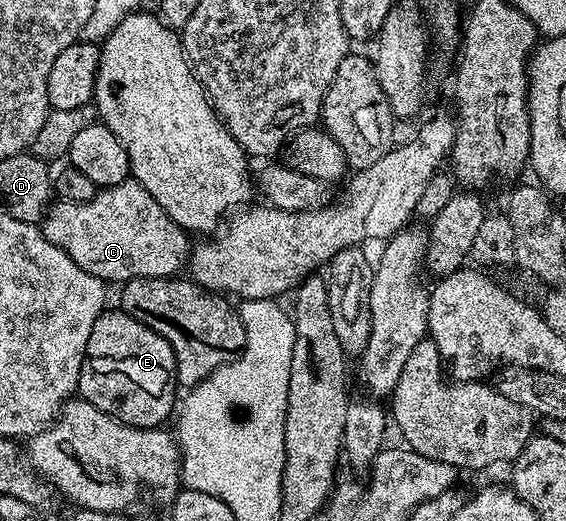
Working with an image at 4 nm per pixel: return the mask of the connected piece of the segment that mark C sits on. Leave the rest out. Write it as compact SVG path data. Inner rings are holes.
M133 180L99 189L87 202L55 201L47 209L40 229L47 240L56 244L56 248L72 256L74 263L84 268L84 272L101 278L106 284L125 284L134 278L173 278L181 275L190 261L192 242L189 242L187 231L175 224L164 208L148 196L146 189Z

